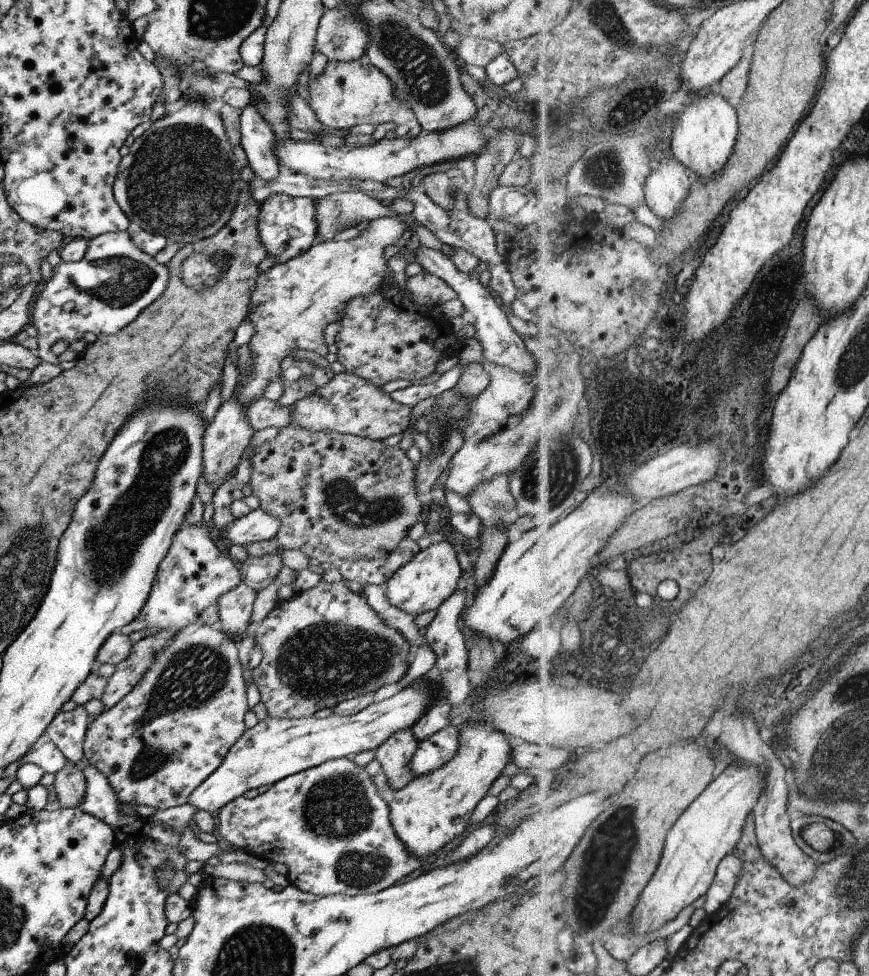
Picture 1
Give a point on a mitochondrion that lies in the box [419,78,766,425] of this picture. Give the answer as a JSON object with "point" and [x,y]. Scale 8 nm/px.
{"point":[605,173]}

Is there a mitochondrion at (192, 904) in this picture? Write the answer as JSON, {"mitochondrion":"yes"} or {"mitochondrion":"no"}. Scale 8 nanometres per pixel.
{"mitochondrion":"no"}

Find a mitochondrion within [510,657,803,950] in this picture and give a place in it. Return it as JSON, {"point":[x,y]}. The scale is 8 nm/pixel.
{"point":[610,850]}

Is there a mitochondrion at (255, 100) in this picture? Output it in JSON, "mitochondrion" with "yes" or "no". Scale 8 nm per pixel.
{"mitochondrion":"no"}

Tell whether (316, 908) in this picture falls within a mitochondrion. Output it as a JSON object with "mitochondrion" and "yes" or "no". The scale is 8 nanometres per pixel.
{"mitochondrion":"no"}

